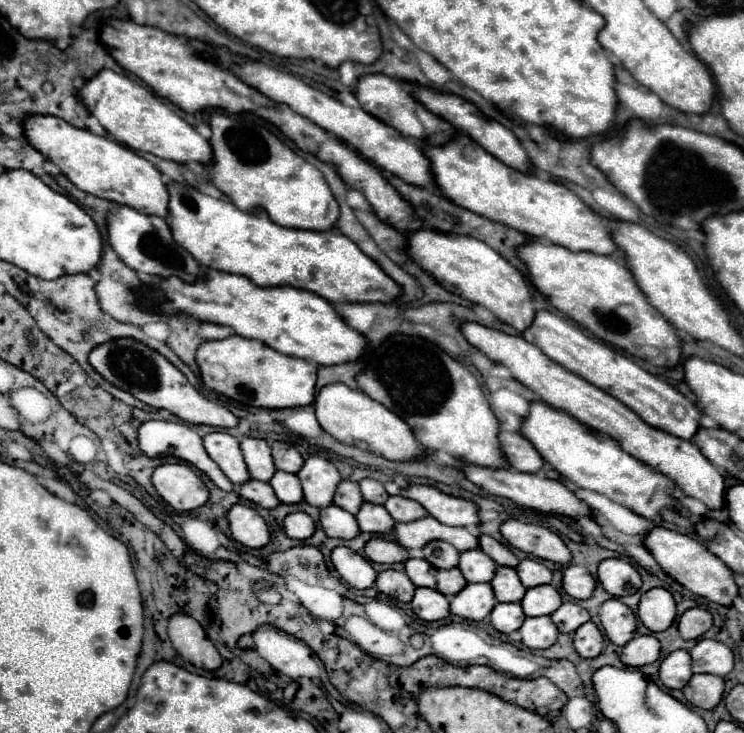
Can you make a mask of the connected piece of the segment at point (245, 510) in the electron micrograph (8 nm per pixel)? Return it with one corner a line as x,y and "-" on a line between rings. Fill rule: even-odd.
233,504
227,512
231,536
247,548
263,548
269,542
269,530
257,510
245,504

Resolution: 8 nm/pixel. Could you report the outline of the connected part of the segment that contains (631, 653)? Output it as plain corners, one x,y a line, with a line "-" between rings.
635,636
629,644
623,646
621,662
625,666
641,668
659,658
659,640
655,636

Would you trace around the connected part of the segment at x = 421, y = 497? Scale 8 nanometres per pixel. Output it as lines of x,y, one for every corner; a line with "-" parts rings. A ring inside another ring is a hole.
387,482
385,490
389,494
399,494
419,502
441,524
447,524
447,526
477,526
479,524
477,506
473,502
443,494
433,486
409,486
403,490
395,482

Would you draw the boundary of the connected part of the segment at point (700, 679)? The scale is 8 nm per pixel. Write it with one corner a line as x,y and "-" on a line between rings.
693,674
693,678
683,688
685,698
697,708
715,708
723,696
723,678
713,674

